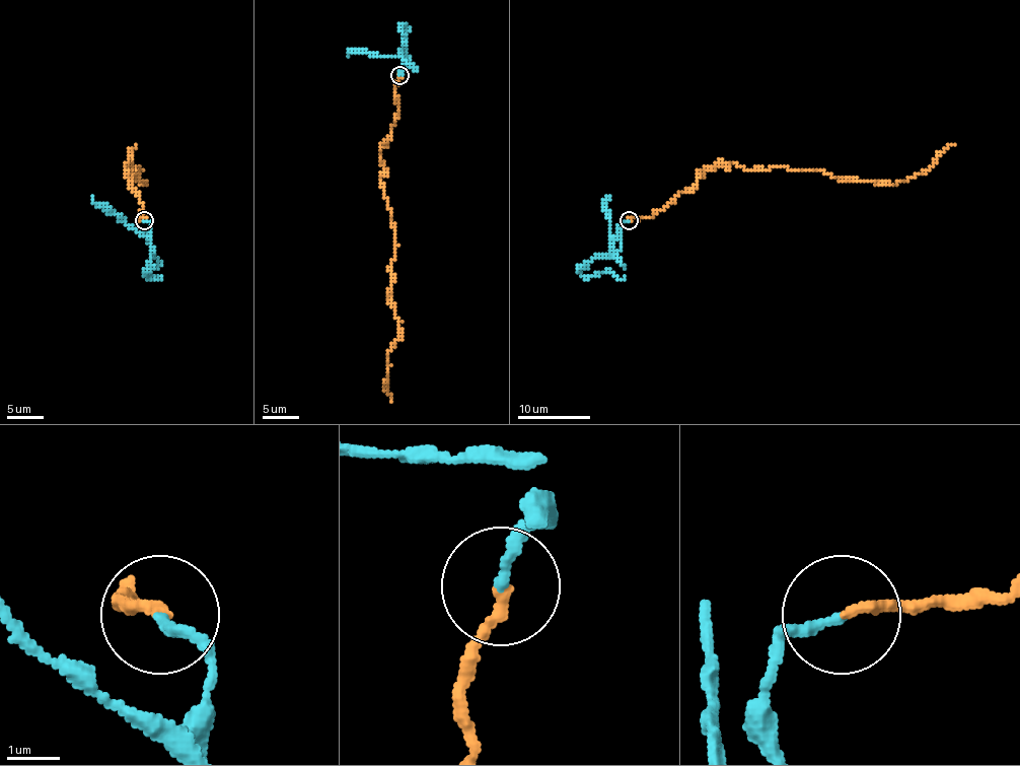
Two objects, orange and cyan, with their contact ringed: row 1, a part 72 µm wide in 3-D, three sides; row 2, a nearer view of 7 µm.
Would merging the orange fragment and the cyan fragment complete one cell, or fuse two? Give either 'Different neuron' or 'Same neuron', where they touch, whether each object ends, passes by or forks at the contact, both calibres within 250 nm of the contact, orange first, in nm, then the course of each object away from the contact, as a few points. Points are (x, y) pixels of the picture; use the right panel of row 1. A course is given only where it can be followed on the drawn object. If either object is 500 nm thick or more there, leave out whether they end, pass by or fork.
Different neuron. Place: (629, 220). At the ring orange ends. At the ring cyan ends. Thickness 190 nm (orange) against 190 nm. Course of orange: (629, 220), (665, 209), (721, 162), (766, 171), (817, 169), (840, 179), (890, 184), (929, 169), (954, 144). Course of cyan: (629, 220), (617, 225), (622, 246), (590, 259), (580, 271), (589, 277), (608, 273), (617, 278), (625, 277)

